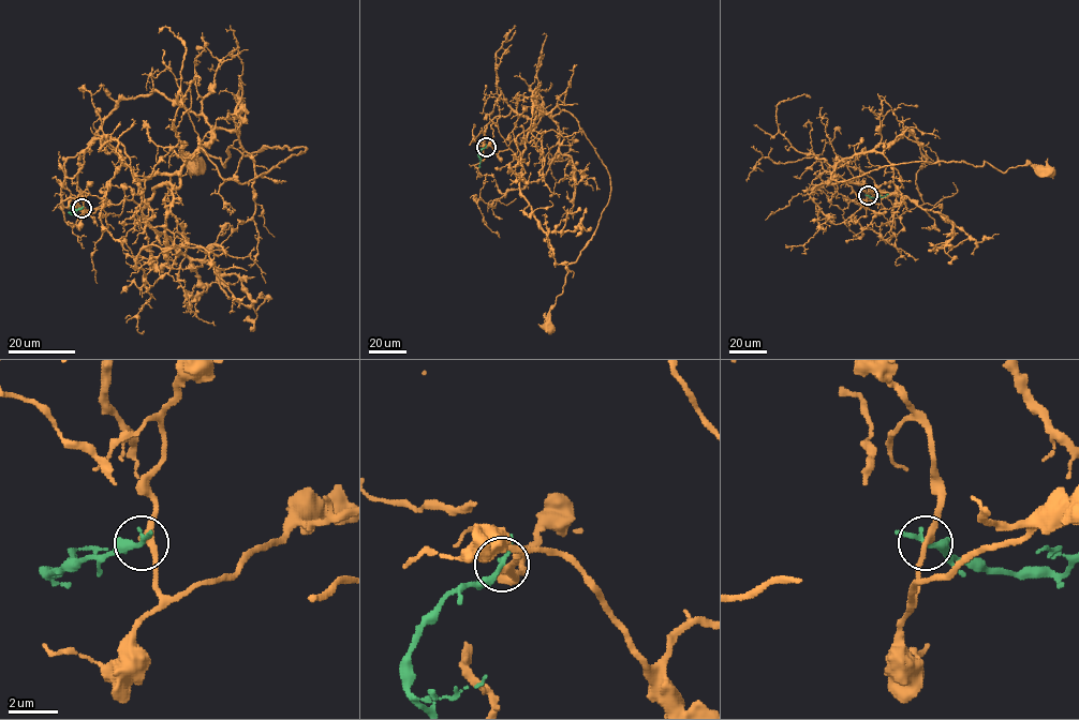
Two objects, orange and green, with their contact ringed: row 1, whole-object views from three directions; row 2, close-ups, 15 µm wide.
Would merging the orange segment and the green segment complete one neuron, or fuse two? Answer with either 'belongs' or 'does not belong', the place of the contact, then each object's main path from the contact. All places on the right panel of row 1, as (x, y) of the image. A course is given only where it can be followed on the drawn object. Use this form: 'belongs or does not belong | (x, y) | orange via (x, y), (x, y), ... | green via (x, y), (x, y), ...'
does not belong | (868, 195) | orange via (868, 195), (880, 193), (839, 177), (838, 162), (838, 181), (926, 161), (1049, 171) | green via (868, 196), (877, 198), (888, 194)

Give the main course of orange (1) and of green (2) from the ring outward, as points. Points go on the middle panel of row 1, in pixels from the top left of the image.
1: (486, 147), (519, 159), (536, 118), (568, 111), (609, 176), (607, 205), (567, 266), (550, 328)
2: (486, 147), (478, 153), (479, 167)

